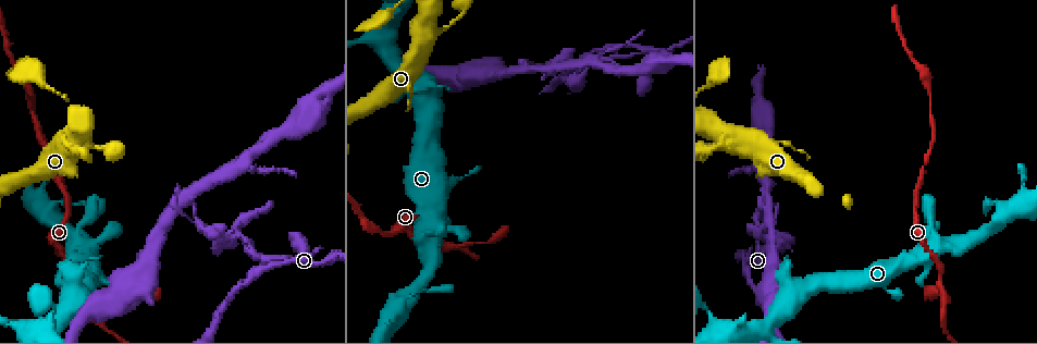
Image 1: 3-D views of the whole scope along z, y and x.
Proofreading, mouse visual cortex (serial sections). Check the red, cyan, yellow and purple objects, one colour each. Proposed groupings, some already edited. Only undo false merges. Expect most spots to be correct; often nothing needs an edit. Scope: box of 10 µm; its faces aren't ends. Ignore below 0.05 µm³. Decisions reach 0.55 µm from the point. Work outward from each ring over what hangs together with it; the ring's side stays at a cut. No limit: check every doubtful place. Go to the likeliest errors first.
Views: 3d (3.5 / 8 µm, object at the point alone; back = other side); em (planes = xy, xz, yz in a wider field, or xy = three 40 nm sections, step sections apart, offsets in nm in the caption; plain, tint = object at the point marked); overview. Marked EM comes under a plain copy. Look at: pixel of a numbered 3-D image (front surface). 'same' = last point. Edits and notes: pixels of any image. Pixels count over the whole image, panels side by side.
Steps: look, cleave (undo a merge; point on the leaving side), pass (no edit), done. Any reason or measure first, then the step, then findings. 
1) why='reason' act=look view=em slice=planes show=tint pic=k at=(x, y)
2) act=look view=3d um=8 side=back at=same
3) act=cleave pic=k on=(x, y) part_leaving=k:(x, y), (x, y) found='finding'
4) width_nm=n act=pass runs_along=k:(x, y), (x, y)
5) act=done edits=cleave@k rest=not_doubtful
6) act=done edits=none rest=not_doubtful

why='a narrow waist' act=look view=3d um=8 pic=1 at=(943, 299)

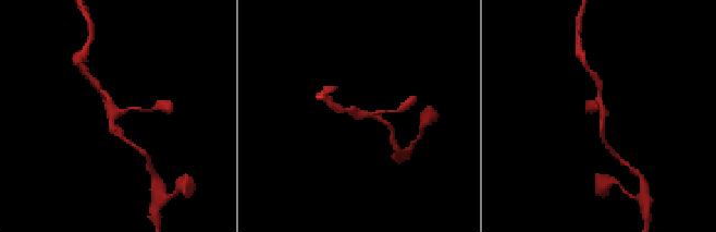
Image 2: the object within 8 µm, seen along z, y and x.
act=look view=em slice=xy step=1 show=tint at=same

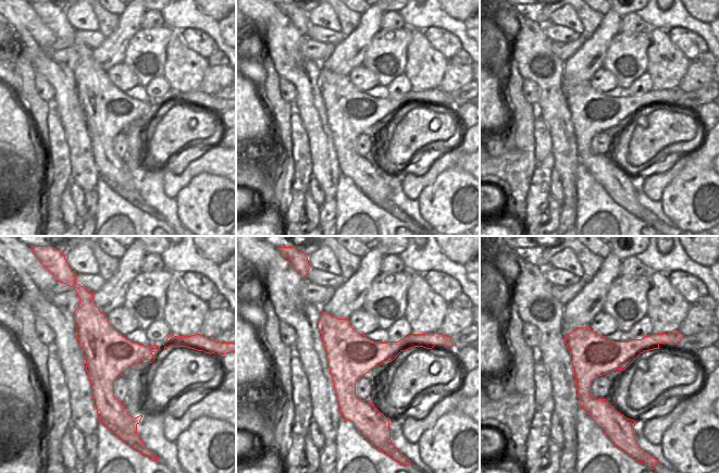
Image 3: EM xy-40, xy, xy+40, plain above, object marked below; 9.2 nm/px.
arm_widths_nm=150,200,200 act=pass found='continuous, no second cell'

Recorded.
why='a fork' act=look view=3d um=8 pic=1 at=(243, 238)

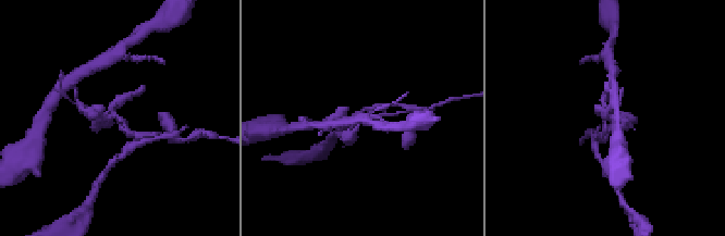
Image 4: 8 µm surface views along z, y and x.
act=look view=em slice=xy step=1 show=tint at=same

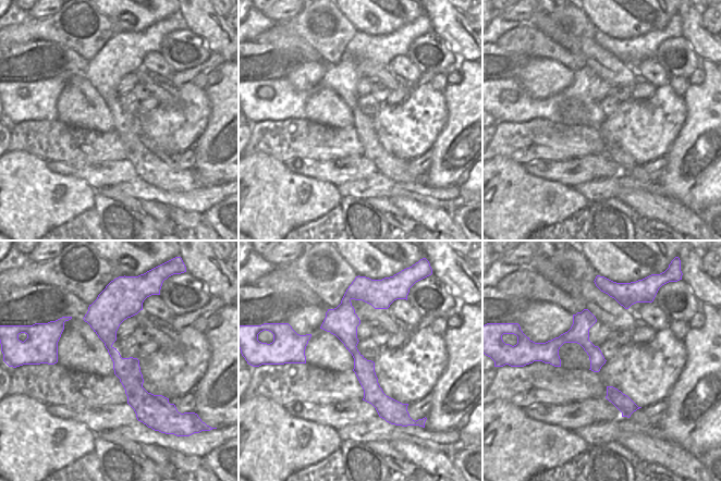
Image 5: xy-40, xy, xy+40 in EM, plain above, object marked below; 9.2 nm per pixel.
act=pass runs_along=4:(142, 136), (133, 136), (118, 118), (88, 113) found='one cell here'

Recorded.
why='side arm on a straight run' act=look view=3d um=3.5 pic=1 at=(765, 208)

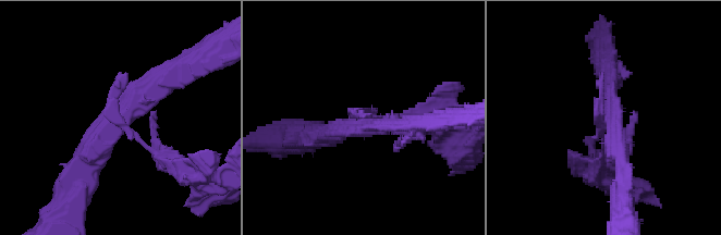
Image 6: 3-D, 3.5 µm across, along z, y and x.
act=look view=em slice=planes show=tint pic=6 at=(607, 124)

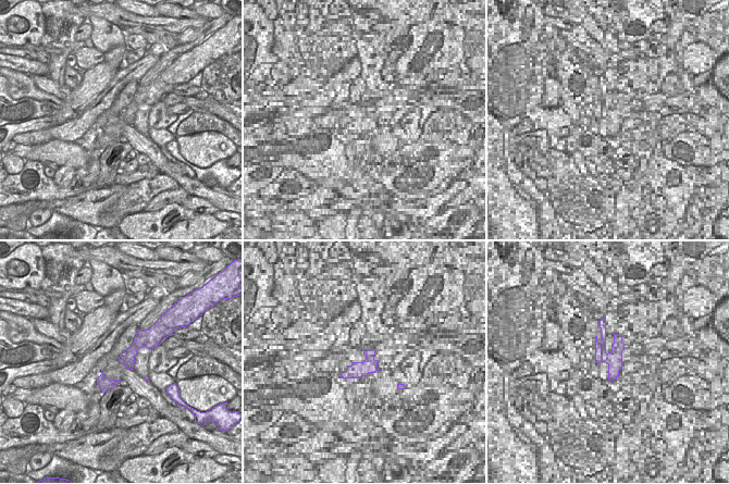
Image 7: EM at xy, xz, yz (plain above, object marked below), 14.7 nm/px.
why='cut it another way' act=look view=em slice=xy step=2 show=tint at=same

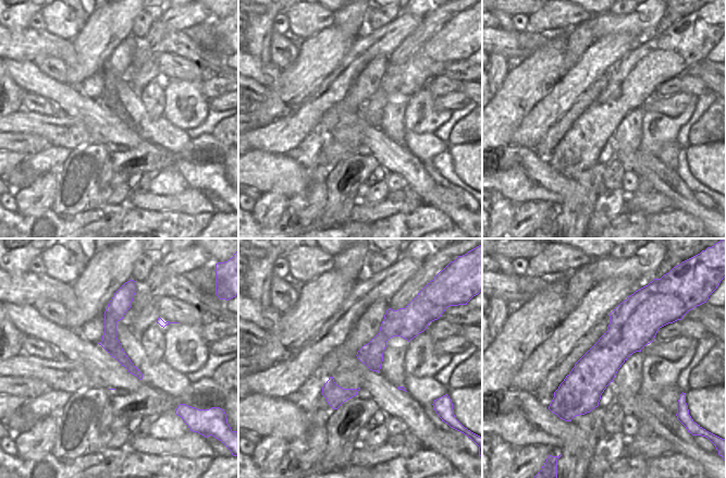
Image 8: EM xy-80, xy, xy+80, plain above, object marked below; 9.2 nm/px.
act=pass runs_along=8:(625, 308), (581, 412) found='all the same cell'

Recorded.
why='looks like a crossing' act=look view=3d um=3.5 pic=1 at=(434, 31)

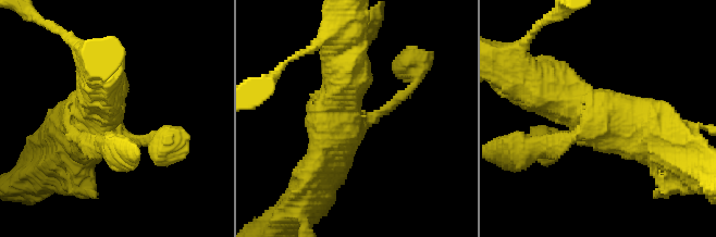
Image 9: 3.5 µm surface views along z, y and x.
arms=4 arm_widths_nm=150,150,600,600 act=look view=em slice=xy step=5 show=tint pic=9 at=(363, 119)

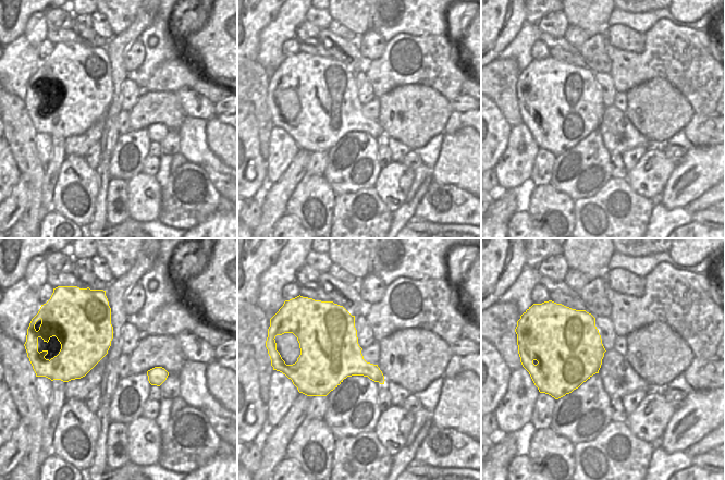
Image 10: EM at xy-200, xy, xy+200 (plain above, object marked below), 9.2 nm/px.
act=pass found='one cell here'

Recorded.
act=done edits=none rest=not_doubtful

